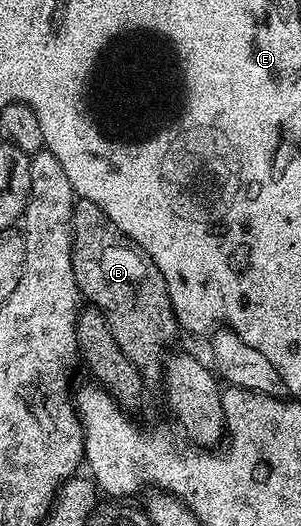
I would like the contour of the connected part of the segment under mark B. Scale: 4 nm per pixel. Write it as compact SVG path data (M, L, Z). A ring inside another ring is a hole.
M78 199L74 205L74 246L71 255L81 294L87 300L90 298L89 302L102 312L116 345L120 345L123 353L136 364L147 380L154 379L157 375L159 378L164 371L166 346L180 333L180 326L174 315L164 273L160 273L156 261L152 261L152 257L140 244L129 239L114 224L112 217L108 217L108 213L100 209L100 205L87 199Z

